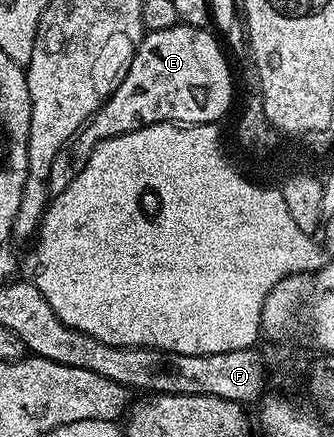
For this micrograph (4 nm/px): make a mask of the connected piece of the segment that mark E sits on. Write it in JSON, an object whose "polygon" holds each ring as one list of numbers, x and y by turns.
{"polygon":[[177,25,170,29,147,32,143,41,136,46,134,61,130,61,130,69,126,73,122,85,118,85,115,93,96,110,96,114,83,128,82,135,88,139,80,137,75,140,76,152,73,155,70,153,71,150,65,149,58,153,58,157,54,157,48,178,49,192,53,196,62,193,62,189,66,189,66,185,70,185,70,181,74,181,74,177,78,177,78,173,82,173,82,169,97,143,149,127,155,123,199,125,220,121,232,103,232,71,228,68,227,57,224,56,225,48,222,43,222,48,220,48,219,42,221,43,221,40,211,30,203,27]]}

